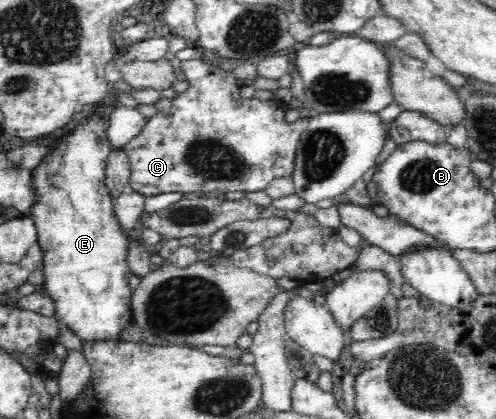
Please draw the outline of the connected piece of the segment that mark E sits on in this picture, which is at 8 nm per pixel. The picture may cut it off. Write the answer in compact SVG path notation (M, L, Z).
M93 114L66 136L46 141L52 151L33 169L33 183L36 185L37 205L29 216L38 232L36 242L41 244L45 295L52 297L55 317L62 326L80 338L81 342L110 342L121 339L122 333L134 323L131 309L133 290L130 289L131 271L127 264L126 235L113 206L105 184L105 167L111 149L106 127L100 116Z

